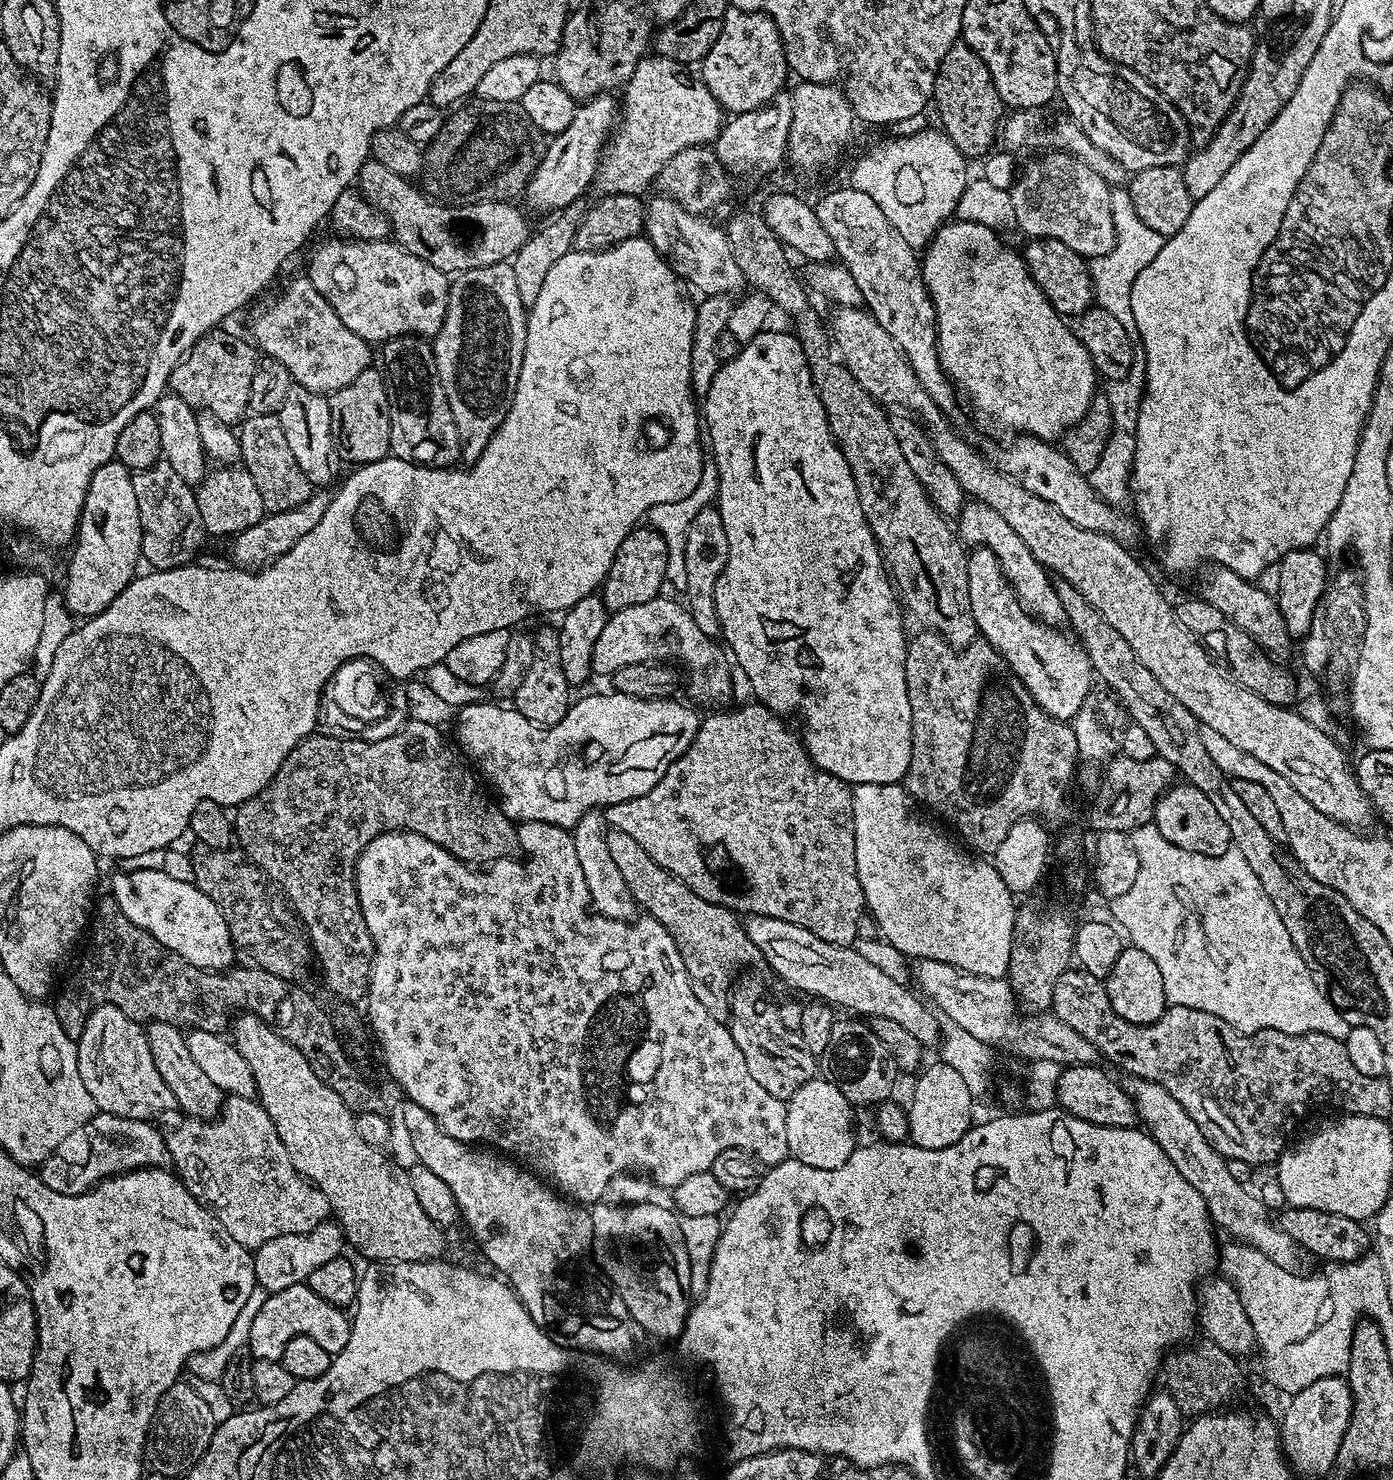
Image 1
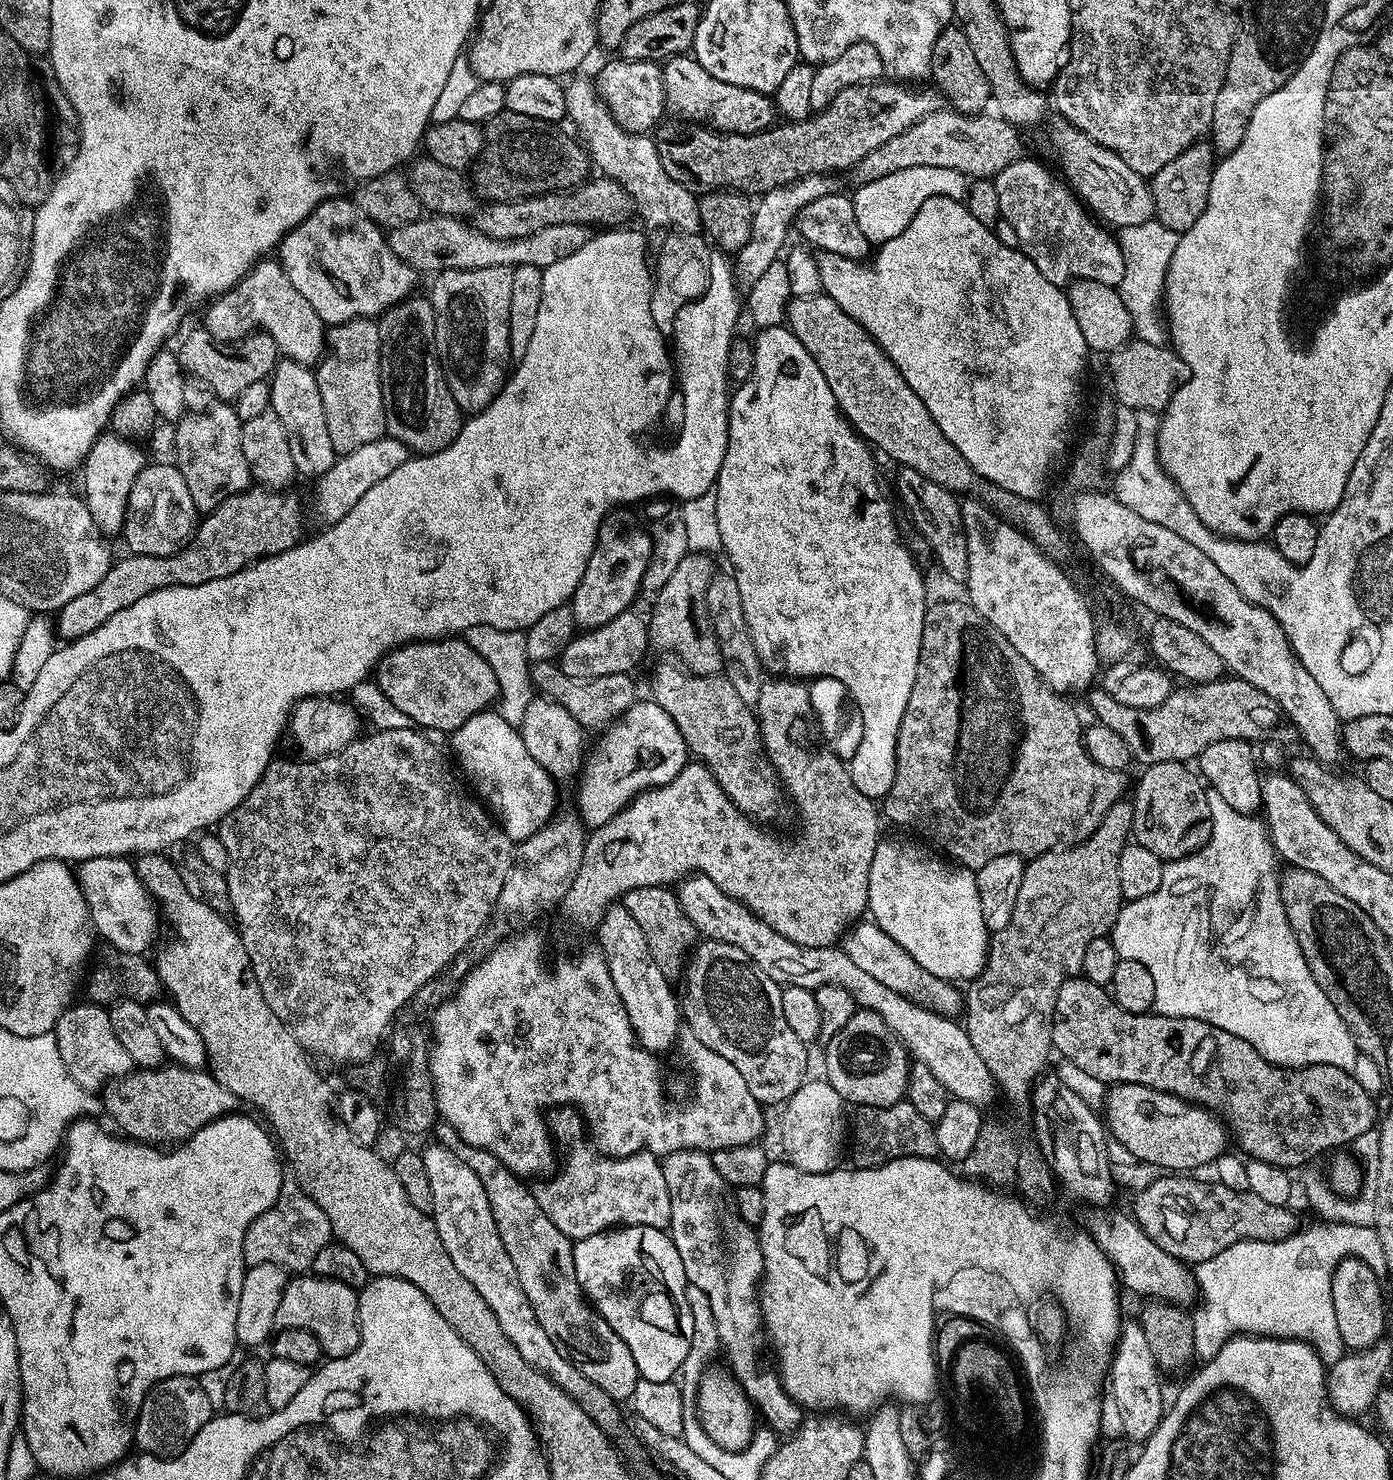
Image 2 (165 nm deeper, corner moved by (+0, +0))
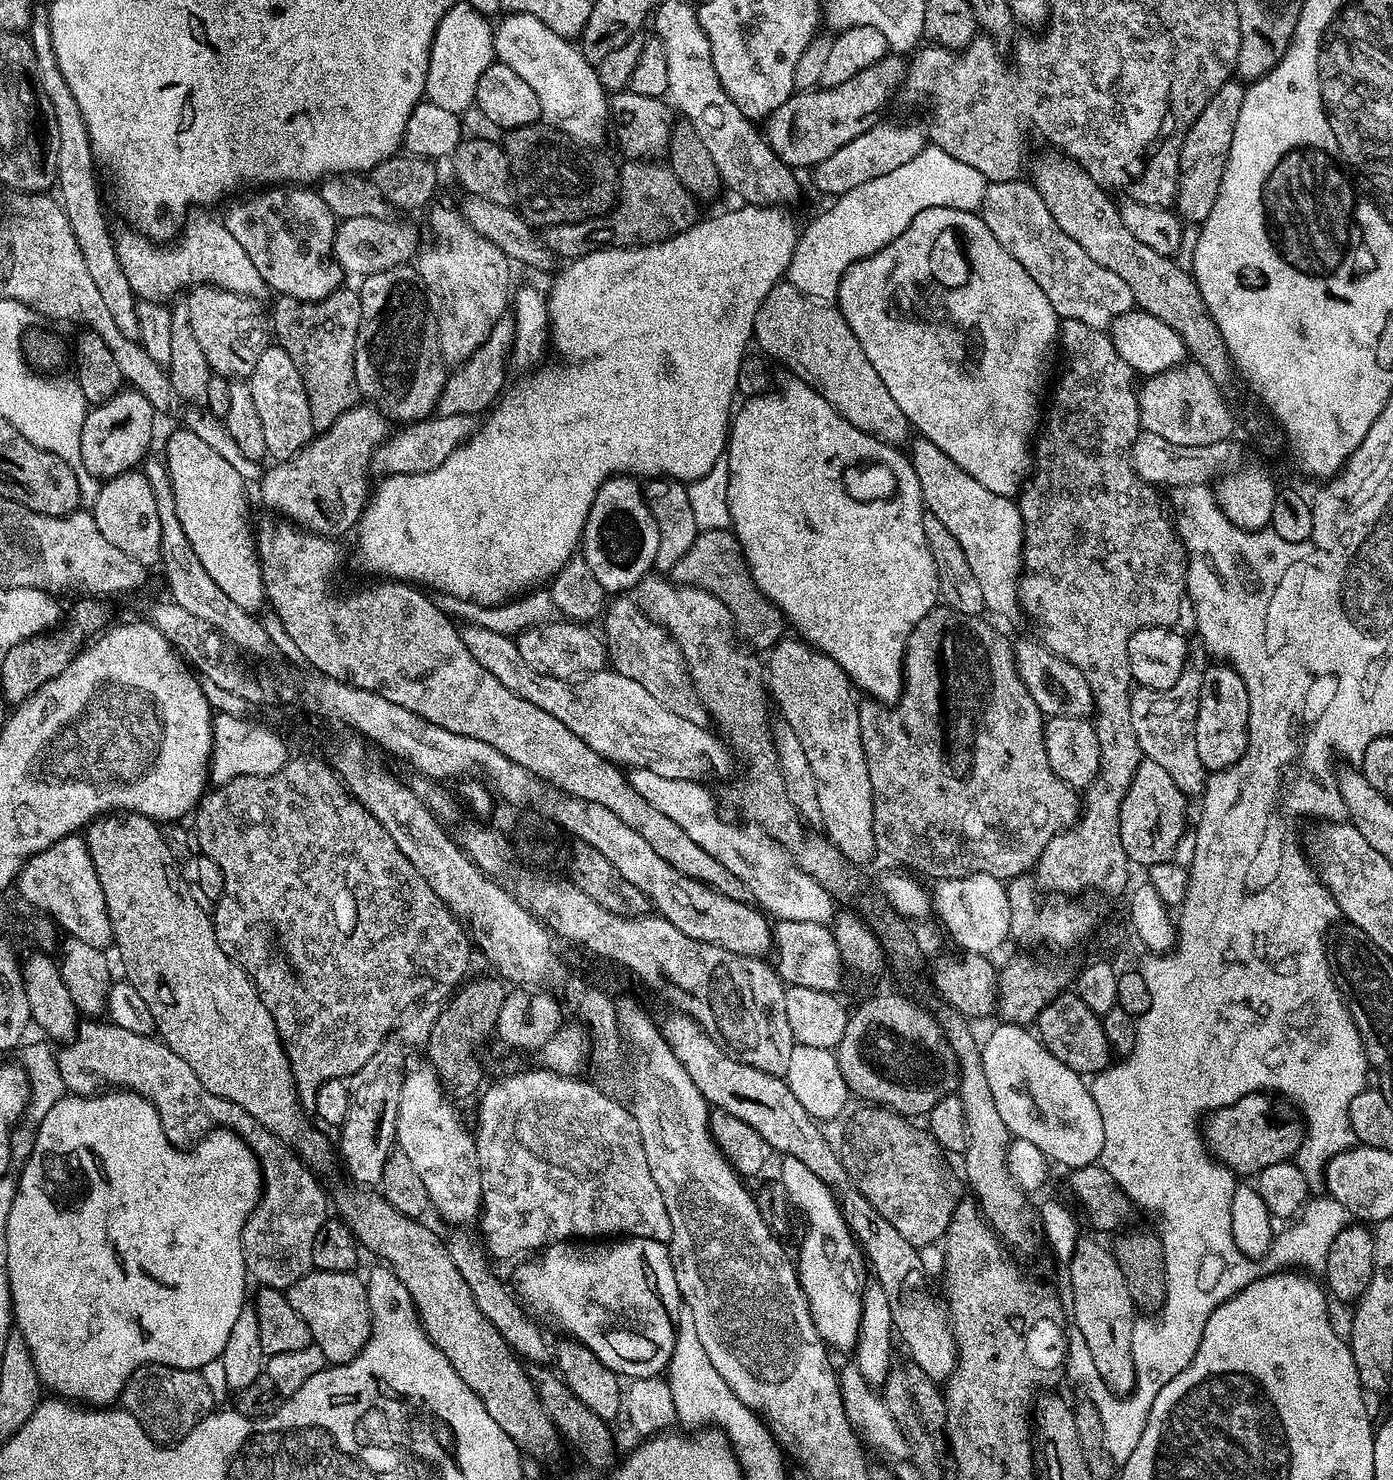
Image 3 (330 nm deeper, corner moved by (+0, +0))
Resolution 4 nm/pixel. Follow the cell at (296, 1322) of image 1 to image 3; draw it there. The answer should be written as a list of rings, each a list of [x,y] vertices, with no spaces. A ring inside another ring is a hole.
[[[310,1271],[286,1290],[294,1314],[310,1326],[312,1343],[322,1350],[329,1365],[349,1364],[370,1338],[372,1315],[368,1305],[368,1289],[363,1279],[351,1272]]]

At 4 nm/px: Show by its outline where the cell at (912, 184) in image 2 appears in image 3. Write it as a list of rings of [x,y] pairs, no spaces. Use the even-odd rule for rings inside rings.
[[[925,146],[910,162],[903,163],[898,170],[885,174],[880,178],[873,178],[865,185],[857,186],[849,193],[843,193],[831,201],[832,209],[816,216],[808,224],[808,229],[799,233],[796,249],[790,258],[790,266],[786,273],[787,283],[793,284],[802,294],[811,296],[814,300],[821,302],[835,301],[840,286],[842,274],[854,262],[865,260],[878,250],[882,250],[894,238],[907,230],[910,222],[922,210],[927,208],[953,208],[954,210],[966,210],[976,212],[984,202],[984,190],[986,181],[974,166],[966,166],[966,162],[958,162],[958,158],[950,158],[946,150],[935,146]]]

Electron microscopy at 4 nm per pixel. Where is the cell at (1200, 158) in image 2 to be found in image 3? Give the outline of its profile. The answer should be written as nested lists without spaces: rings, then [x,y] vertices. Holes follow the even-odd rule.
[[[1230,78],[1206,102],[1206,110],[1184,135],[1180,147],[1180,173],[1176,179],[1175,211],[1189,224],[1203,224],[1218,202],[1218,190],[1222,186],[1222,174],[1226,174],[1226,162],[1230,158],[1230,142],[1234,142],[1234,126],[1238,126],[1238,110],[1242,106],[1245,85],[1239,79]]]

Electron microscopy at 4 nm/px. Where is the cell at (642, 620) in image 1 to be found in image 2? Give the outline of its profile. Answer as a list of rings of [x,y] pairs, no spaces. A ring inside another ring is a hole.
[[[629,610],[618,614],[618,618],[601,624],[599,628],[590,628],[573,635],[572,641],[560,652],[558,667],[570,678],[593,680],[606,674],[628,672],[628,664],[634,663],[643,654],[644,648],[648,647],[648,626],[645,617],[640,617],[636,610]]]

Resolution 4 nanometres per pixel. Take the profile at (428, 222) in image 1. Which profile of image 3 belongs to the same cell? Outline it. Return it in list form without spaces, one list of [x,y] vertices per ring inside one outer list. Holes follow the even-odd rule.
[[[628,158],[618,168],[618,199],[614,207],[603,216],[593,216],[590,220],[574,222],[573,224],[555,224],[543,229],[542,239],[545,246],[557,257],[565,256],[565,261],[577,260],[579,256],[586,256],[605,246],[610,248],[635,248],[645,244],[661,244],[663,240],[674,238],[678,234],[691,228],[698,219],[696,207],[698,201],[692,193],[678,182],[667,163],[657,162],[652,158]]]

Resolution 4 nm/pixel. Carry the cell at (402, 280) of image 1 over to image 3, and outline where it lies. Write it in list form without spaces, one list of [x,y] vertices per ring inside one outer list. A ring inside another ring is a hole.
[[[268,186],[243,198],[233,199],[228,206],[222,213],[226,230],[230,230],[230,234],[234,234],[234,238],[246,250],[246,255],[252,259],[258,274],[262,274],[265,285],[271,291],[273,288],[280,296],[299,300],[321,300],[341,287],[343,280],[340,279],[345,279],[346,273],[332,254],[338,219],[326,206],[319,191],[308,186]]]

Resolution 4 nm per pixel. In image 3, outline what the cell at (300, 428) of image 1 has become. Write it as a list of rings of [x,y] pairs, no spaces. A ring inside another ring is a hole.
[[[279,346],[262,350],[262,358],[258,358],[258,366],[254,366],[246,383],[250,386],[250,394],[254,394],[254,406],[257,407],[258,418],[262,421],[268,456],[279,462],[288,460],[295,452],[301,452],[312,439],[314,429],[304,383],[290,354],[286,354],[286,350]]]

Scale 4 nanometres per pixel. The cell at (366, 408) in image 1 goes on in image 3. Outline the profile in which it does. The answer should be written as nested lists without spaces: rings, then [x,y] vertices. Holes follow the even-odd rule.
[[[341,286],[321,300],[280,296],[277,301],[276,309],[270,312],[270,328],[275,343],[284,348],[294,366],[298,366],[310,402],[313,429],[322,433],[358,404],[354,354],[358,326],[362,322],[360,293],[355,287]]]

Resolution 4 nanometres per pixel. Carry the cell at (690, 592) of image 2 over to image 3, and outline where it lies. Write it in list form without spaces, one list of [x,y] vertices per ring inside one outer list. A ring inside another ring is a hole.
[[[726,528],[706,530],[705,532],[697,531],[694,546],[690,546],[690,550],[686,550],[686,554],[682,554],[682,558],[678,558],[670,576],[675,583],[701,588],[714,594],[723,604],[729,606],[744,604],[744,616],[746,619],[752,620],[753,645],[751,644],[751,647],[753,649],[771,650],[779,640],[785,639],[786,621],[784,615],[762,593],[753,591],[752,596],[748,596],[743,582],[740,581],[751,581],[752,575],[748,569],[748,563],[744,560],[744,552],[740,549],[735,532]]]

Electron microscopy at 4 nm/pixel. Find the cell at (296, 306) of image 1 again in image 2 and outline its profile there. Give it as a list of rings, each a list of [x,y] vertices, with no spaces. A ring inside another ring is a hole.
[[[279,259],[257,260],[235,285],[220,293],[208,306],[202,327],[216,340],[235,342],[245,334],[259,330],[274,338],[277,349],[287,359],[309,366],[315,365],[325,351],[326,325],[314,306],[310,306],[294,286],[290,286],[290,278],[286,278]]]

